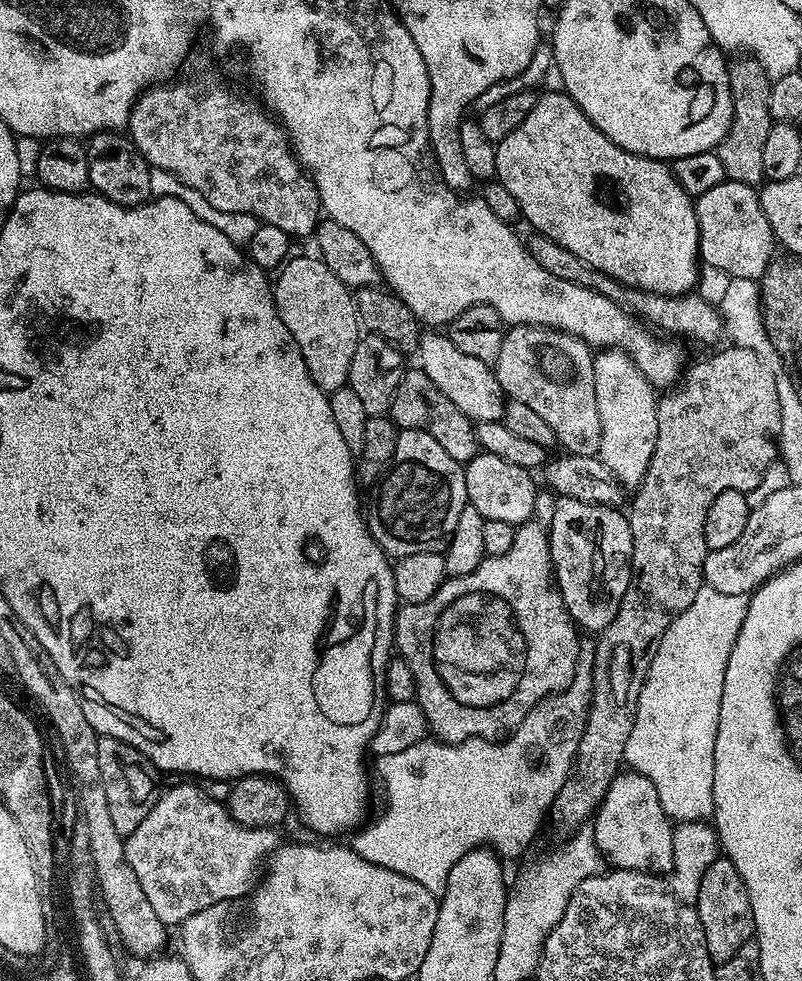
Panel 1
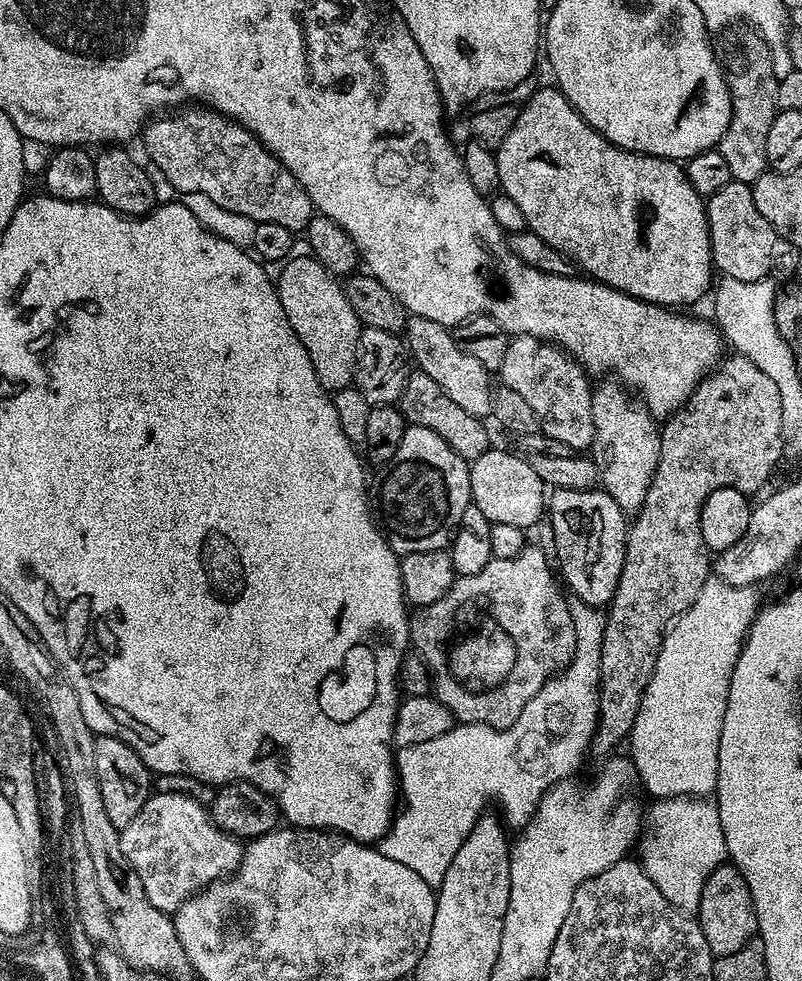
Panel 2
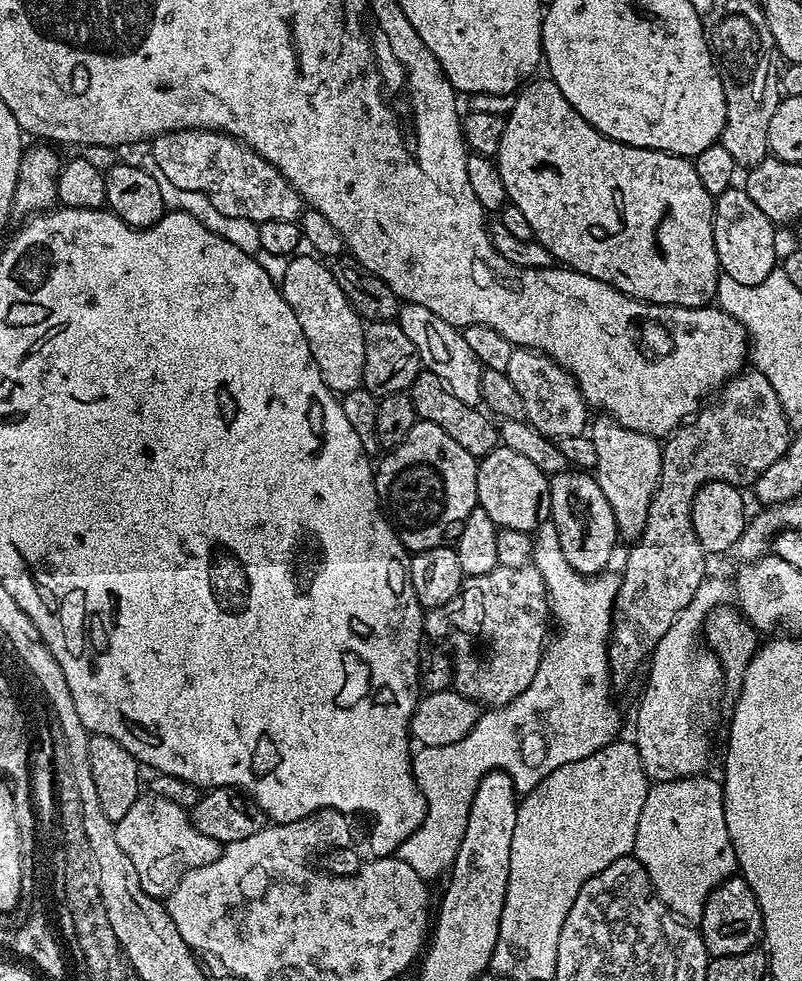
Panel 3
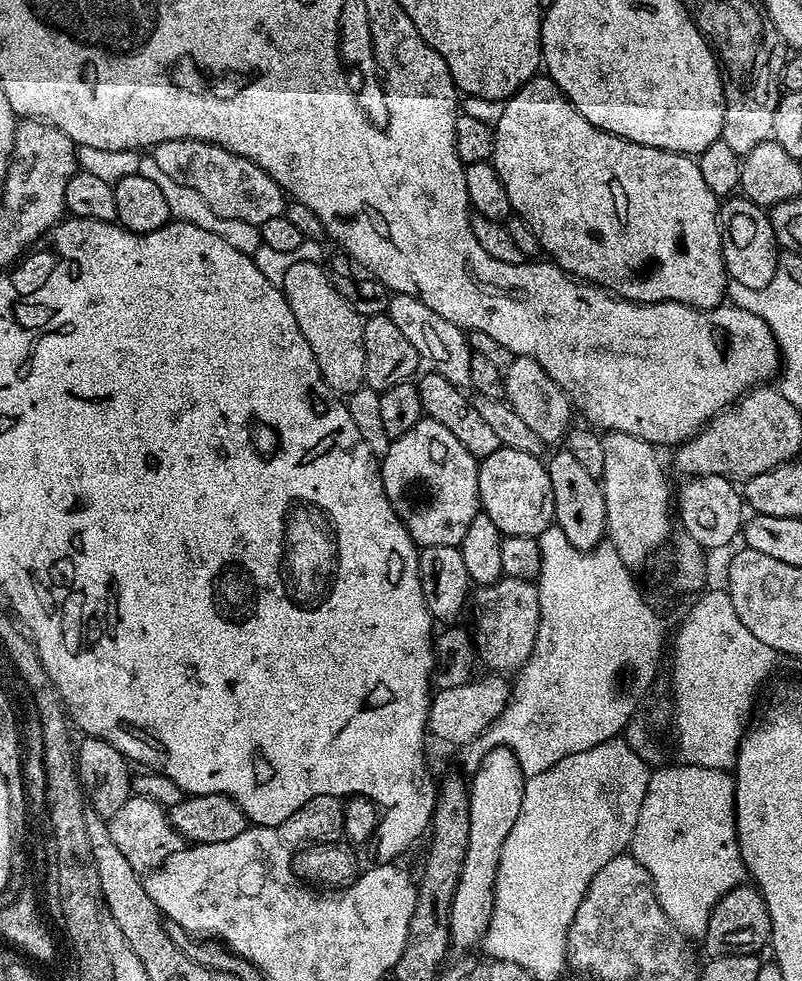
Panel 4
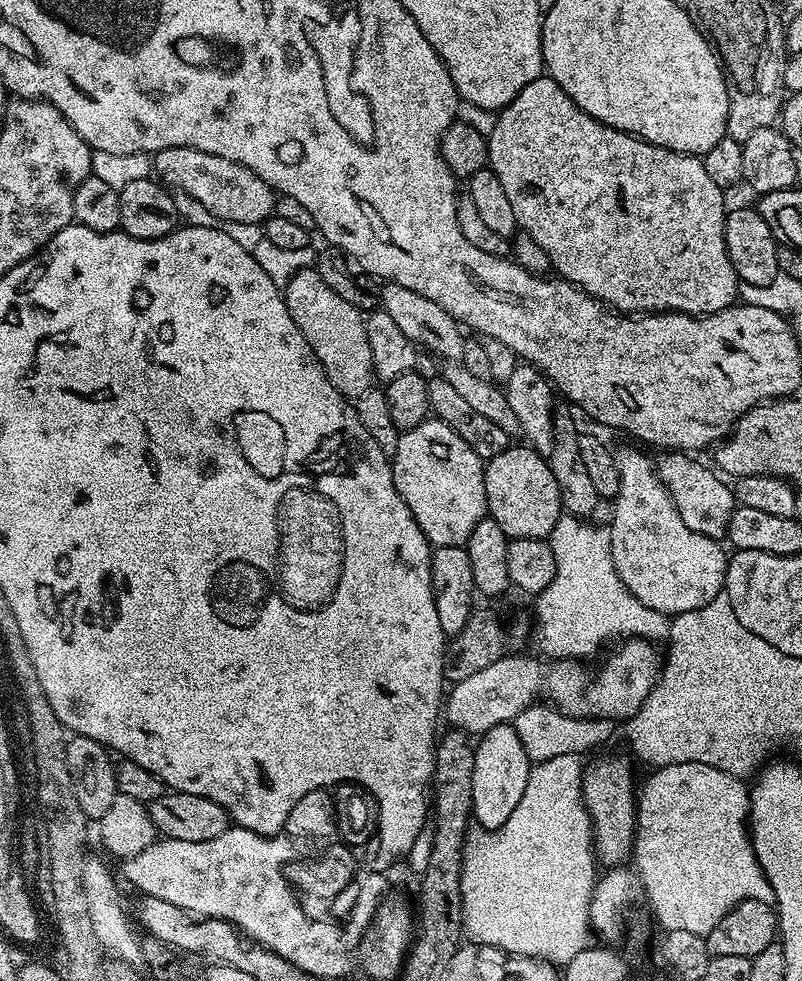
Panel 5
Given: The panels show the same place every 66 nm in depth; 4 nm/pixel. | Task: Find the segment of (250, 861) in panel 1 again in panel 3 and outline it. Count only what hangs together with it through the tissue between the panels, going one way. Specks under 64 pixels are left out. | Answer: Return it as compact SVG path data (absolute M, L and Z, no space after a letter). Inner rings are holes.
M141 794L123 818L115 821L115 826L118 846L138 870L142 890L157 898L168 897L187 872L214 862L222 851L222 845L214 838L206 838L202 830L193 826L191 815L170 798Z

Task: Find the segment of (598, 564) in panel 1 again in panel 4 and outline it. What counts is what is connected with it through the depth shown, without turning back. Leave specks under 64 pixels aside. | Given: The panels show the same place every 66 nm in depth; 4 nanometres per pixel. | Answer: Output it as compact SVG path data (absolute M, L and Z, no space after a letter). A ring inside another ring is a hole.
M567 450L556 452L546 460L550 474L550 486L554 490L554 523L566 534L568 541L579 548L581 552L589 552L605 539L608 526L604 489L601 481L591 476Z

